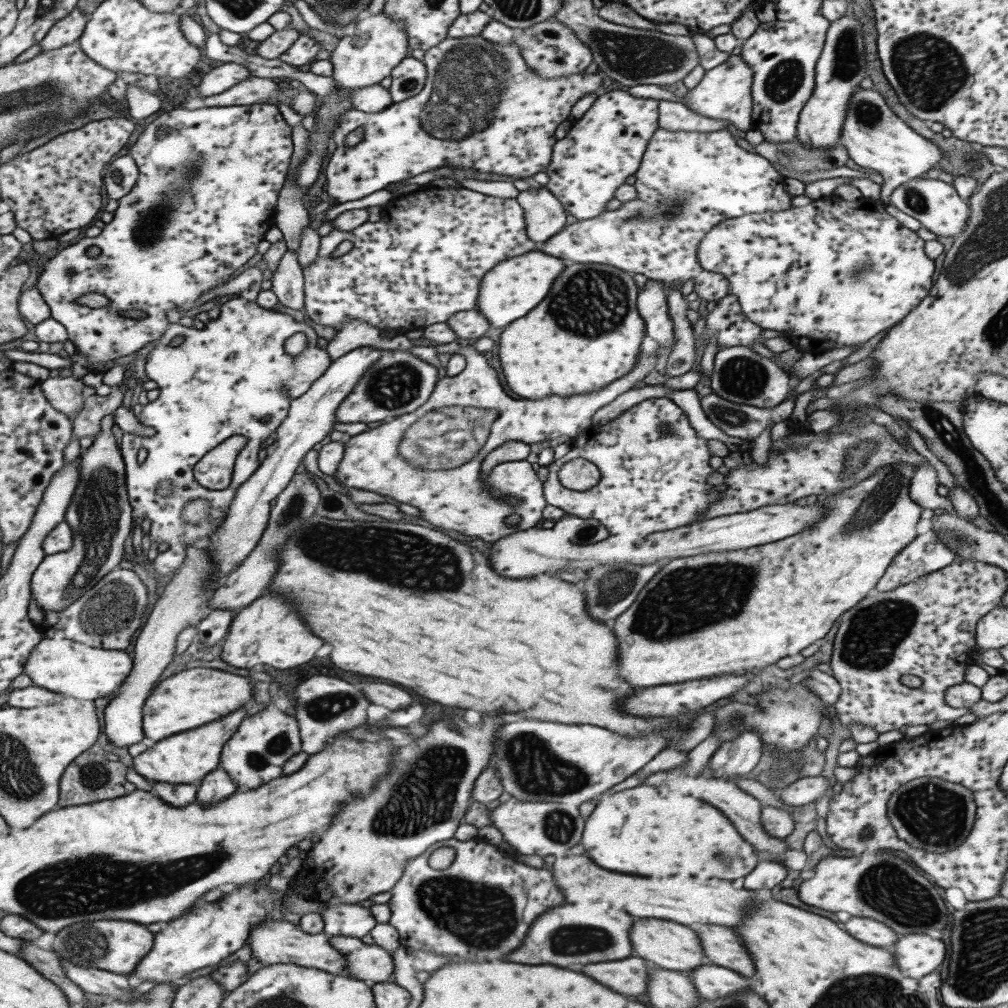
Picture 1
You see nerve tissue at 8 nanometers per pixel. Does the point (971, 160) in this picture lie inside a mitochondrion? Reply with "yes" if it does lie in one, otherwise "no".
yes

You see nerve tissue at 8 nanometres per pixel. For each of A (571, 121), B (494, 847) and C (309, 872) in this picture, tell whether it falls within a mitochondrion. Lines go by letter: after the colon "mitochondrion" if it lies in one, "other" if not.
A: other
B: other
C: other

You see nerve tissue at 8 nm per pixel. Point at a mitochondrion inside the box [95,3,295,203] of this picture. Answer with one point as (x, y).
(117, 176)

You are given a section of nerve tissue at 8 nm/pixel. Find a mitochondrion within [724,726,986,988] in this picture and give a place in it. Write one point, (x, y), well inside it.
(886, 887)

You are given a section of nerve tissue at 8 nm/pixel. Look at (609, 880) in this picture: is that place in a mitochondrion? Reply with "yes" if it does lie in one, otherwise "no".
no

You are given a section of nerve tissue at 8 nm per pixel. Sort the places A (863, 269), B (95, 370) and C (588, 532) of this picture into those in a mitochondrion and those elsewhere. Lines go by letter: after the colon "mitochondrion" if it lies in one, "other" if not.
A: mitochondrion
B: other
C: mitochondrion

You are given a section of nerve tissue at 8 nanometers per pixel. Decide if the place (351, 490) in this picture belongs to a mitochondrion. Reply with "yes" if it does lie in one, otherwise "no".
no

